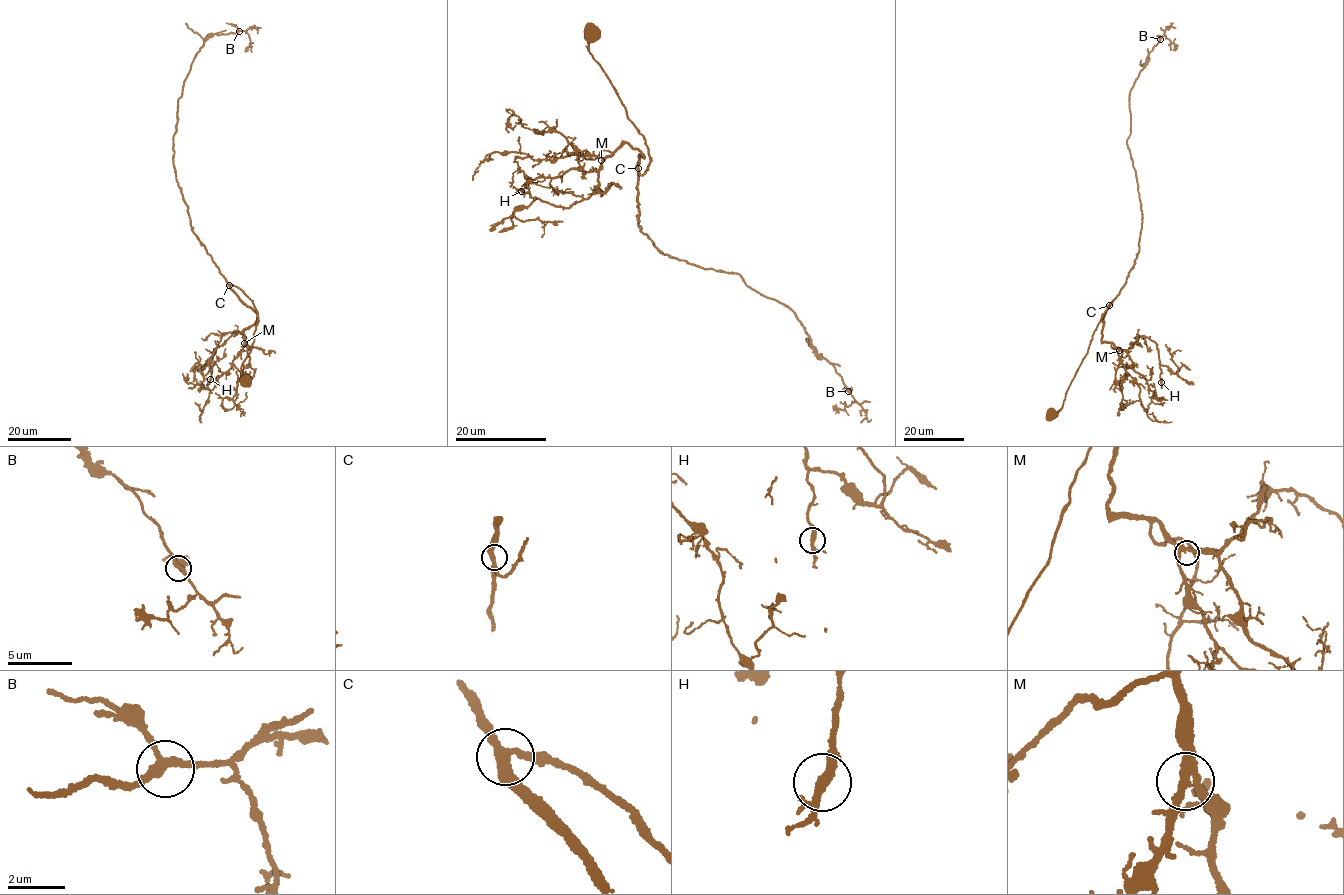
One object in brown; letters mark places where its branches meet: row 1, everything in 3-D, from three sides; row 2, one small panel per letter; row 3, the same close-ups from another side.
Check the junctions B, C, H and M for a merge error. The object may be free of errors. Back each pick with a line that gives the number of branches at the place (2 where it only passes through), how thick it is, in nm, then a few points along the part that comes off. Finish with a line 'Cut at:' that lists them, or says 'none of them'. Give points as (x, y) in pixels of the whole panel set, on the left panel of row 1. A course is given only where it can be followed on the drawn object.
Cut at: none of them

